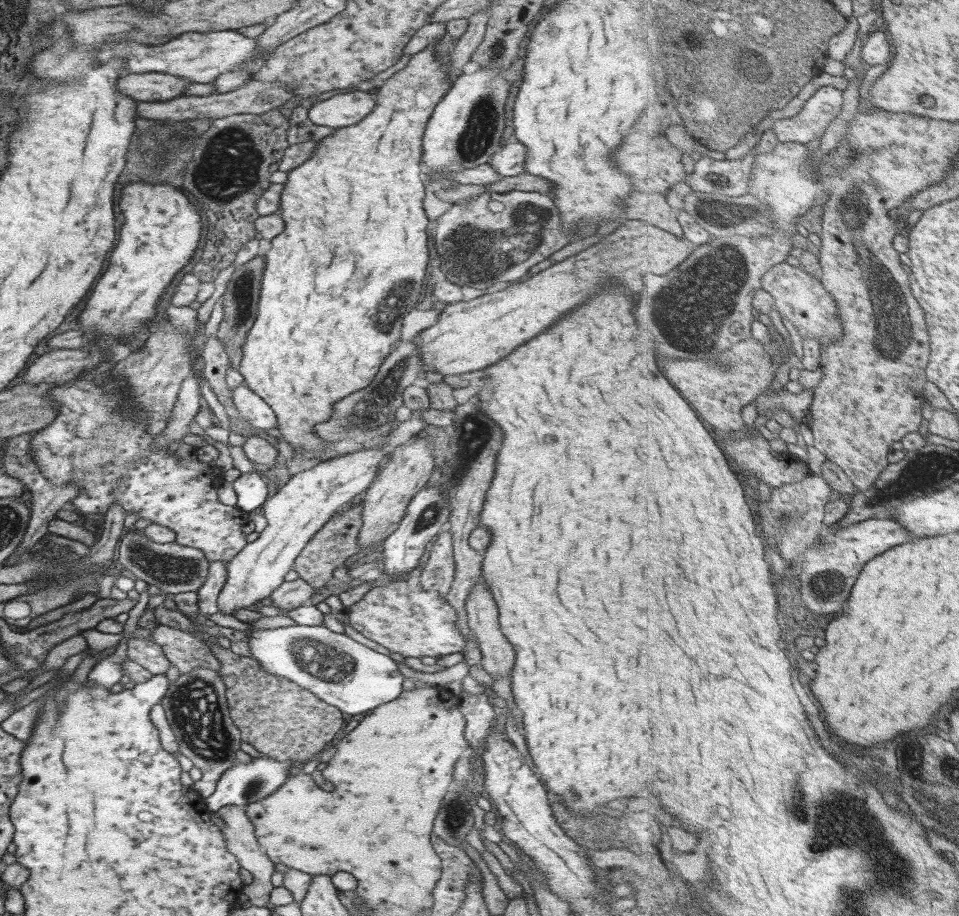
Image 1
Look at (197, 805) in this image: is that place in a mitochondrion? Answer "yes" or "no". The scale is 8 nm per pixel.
no

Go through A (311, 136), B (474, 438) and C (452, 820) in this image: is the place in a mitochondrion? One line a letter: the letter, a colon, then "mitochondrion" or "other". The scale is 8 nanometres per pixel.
A: other
B: mitochondrion
C: mitochondrion

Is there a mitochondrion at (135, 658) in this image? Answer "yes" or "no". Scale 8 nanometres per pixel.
no

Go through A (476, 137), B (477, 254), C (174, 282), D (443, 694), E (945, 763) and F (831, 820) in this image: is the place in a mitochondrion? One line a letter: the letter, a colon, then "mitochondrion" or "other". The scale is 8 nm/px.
A: mitochondrion
B: mitochondrion
C: other
D: other
E: mitochondrion
F: mitochondrion

